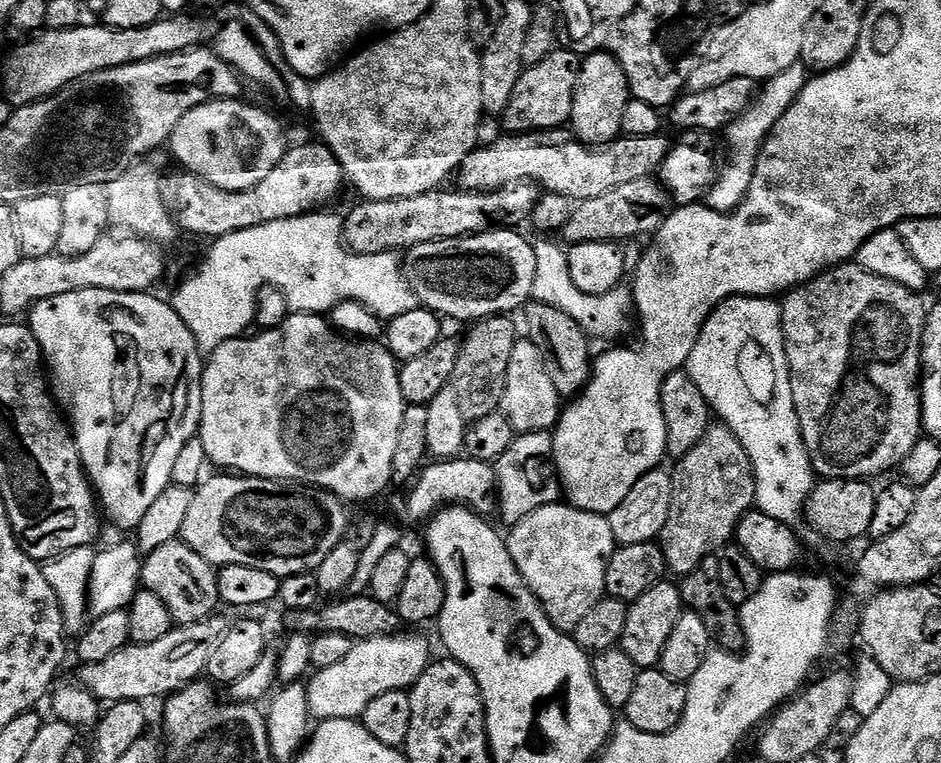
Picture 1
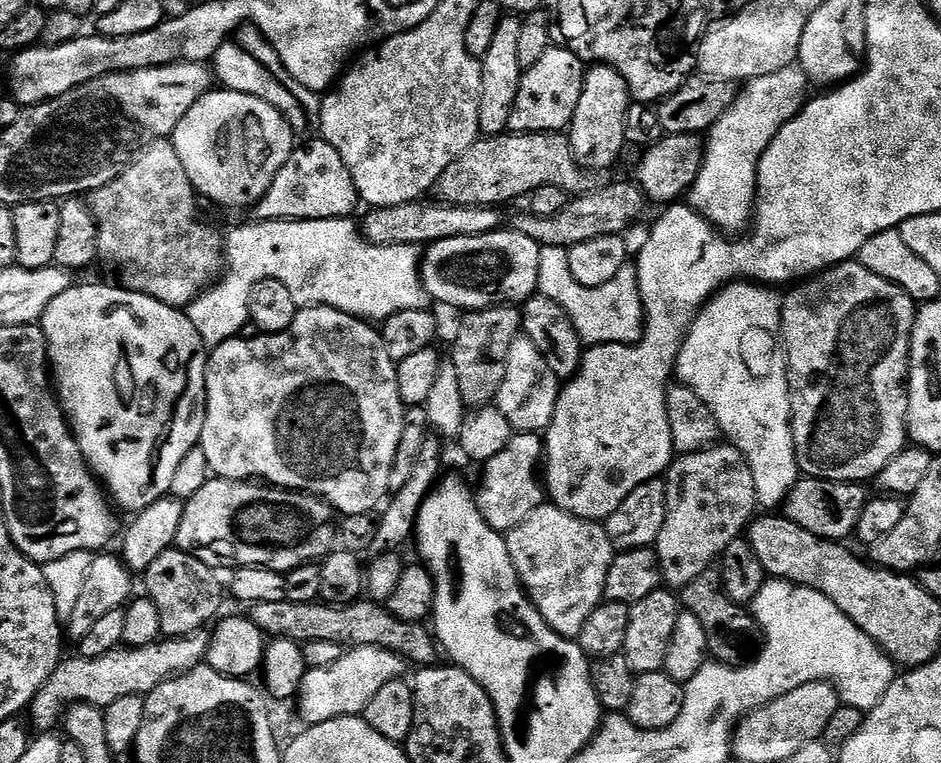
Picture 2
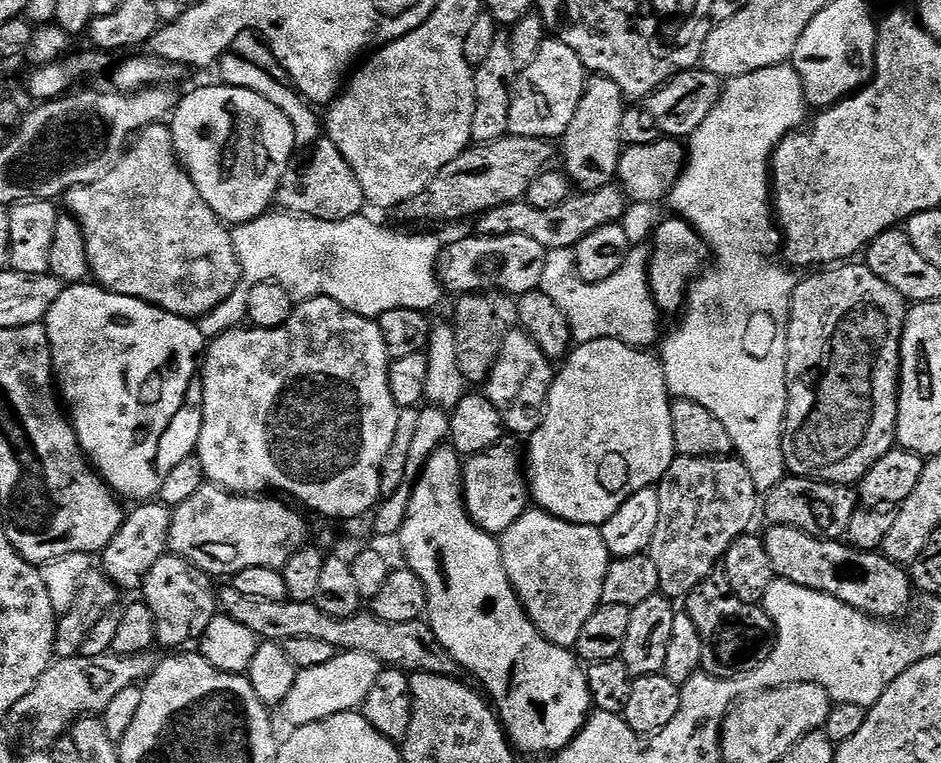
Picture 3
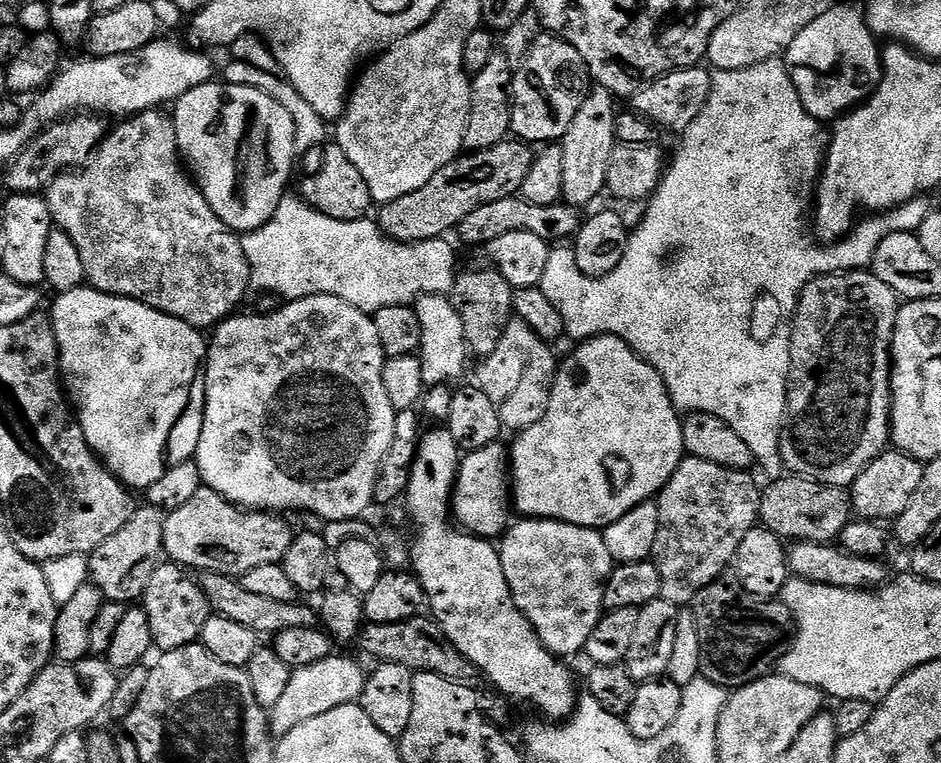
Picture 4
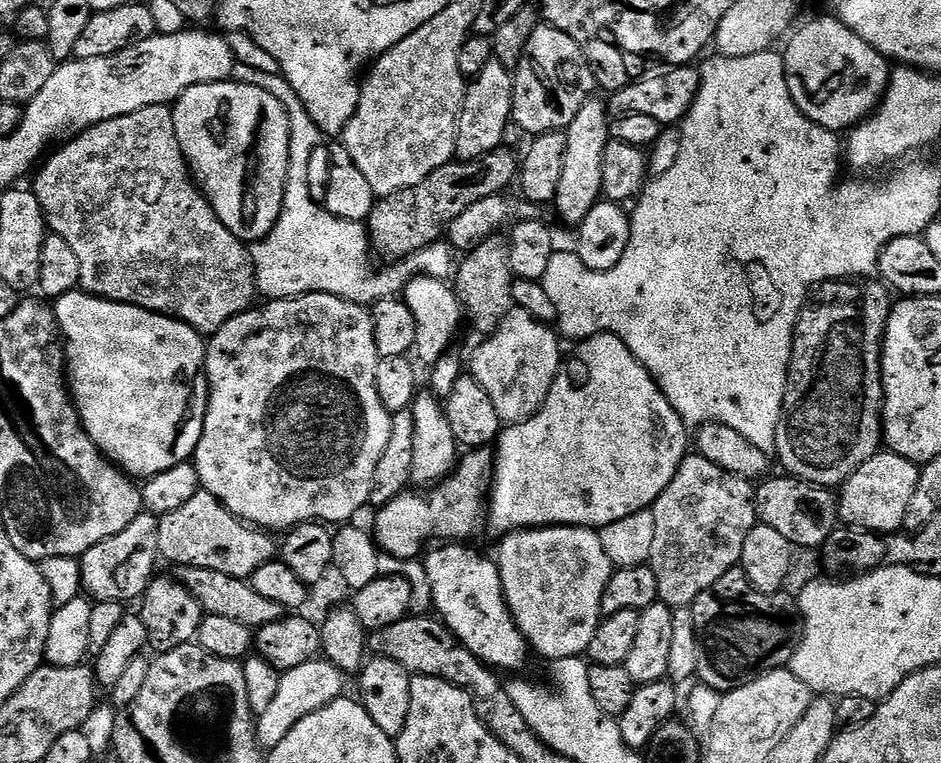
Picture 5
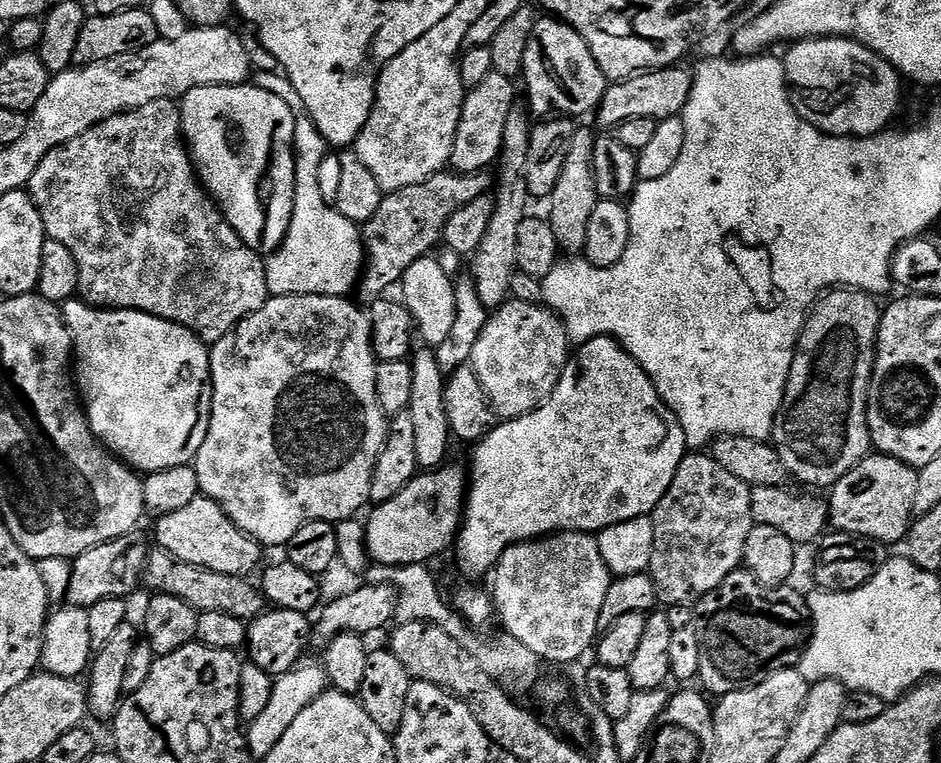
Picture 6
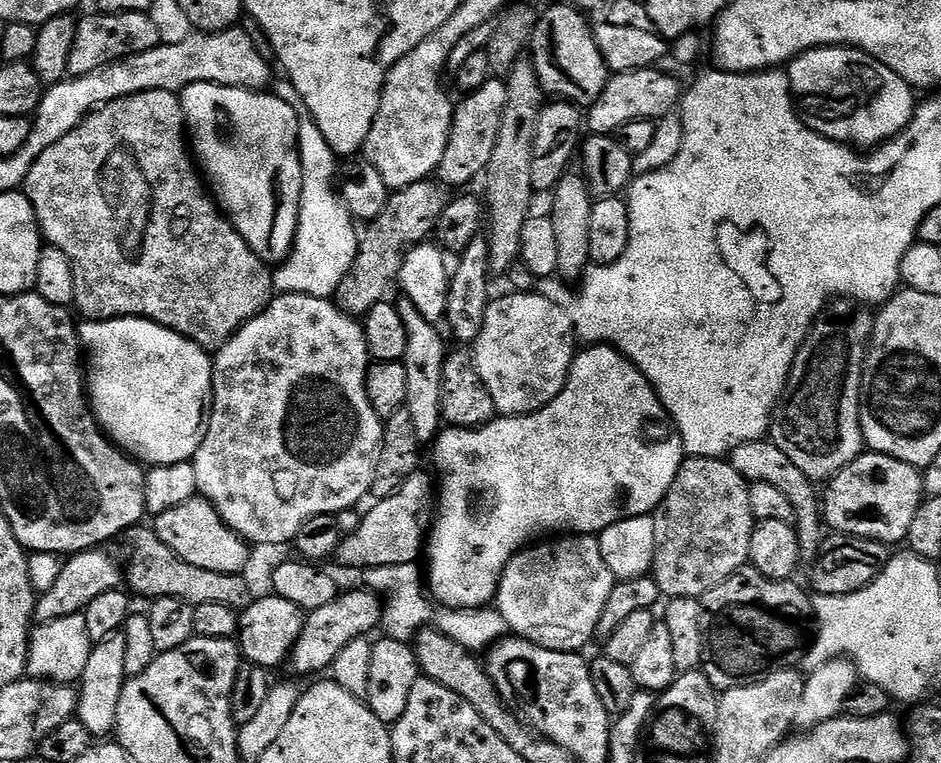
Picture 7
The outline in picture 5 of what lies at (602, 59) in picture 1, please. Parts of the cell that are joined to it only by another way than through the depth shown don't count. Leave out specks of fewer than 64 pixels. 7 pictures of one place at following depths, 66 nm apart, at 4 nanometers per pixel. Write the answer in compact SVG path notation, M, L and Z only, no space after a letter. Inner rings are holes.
M593 98L578 110L578 118L570 122L566 130L566 162L562 162L562 179L558 181L558 194L554 201L554 209L572 226L578 226L594 210L594 206L602 199L602 154L606 154L606 146L610 139L610 108L599 98Z

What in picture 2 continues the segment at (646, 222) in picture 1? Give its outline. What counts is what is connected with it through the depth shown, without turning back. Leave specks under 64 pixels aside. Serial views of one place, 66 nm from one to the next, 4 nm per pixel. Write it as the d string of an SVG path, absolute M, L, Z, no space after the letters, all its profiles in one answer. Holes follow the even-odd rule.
M608 184L598 186L593 192L585 192L569 199L567 206L553 216L516 216L510 220L511 231L526 234L526 238L534 238L541 248L573 248L578 242L590 242L590 238L618 236L627 233L627 228L644 212L646 197L640 185Z

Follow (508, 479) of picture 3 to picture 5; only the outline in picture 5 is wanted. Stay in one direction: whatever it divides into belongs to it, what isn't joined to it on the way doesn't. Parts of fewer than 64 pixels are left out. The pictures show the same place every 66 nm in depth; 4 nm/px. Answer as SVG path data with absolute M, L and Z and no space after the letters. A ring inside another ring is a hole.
M491 447L468 450L459 457L451 474L444 477L435 490L429 491L432 492L429 496L423 496L420 493L423 491L420 490L409 490L398 494L398 498L394 498L375 513L376 528L374 527L374 535L381 553L392 556L396 560L414 560L421 555L420 551L423 553L429 547L428 540L436 540L432 542L471 541L468 539L471 536L478 535L480 527L485 527L486 524L486 497L490 492L493 471L494 452Z

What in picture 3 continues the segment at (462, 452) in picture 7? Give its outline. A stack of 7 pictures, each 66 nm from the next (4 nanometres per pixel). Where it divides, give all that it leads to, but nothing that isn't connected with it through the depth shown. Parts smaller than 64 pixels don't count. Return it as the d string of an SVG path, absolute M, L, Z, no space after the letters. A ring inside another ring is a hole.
M610 339L576 344L555 373L542 426L526 440L526 475L535 507L575 524L599 526L614 518L626 498L659 485L676 460L671 409L664 365L651 351Z

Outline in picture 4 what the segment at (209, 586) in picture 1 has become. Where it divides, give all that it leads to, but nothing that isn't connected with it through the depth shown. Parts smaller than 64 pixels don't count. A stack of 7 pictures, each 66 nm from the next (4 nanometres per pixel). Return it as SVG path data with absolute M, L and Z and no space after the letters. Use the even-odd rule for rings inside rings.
M171 562L156 565L154 574L150 574L150 582L146 582L146 590L142 597L142 607L146 618L150 618L150 634L152 643L161 653L170 650L182 650L182 646L190 646L199 641L202 626L214 615L210 602L202 590L199 579L189 569Z

